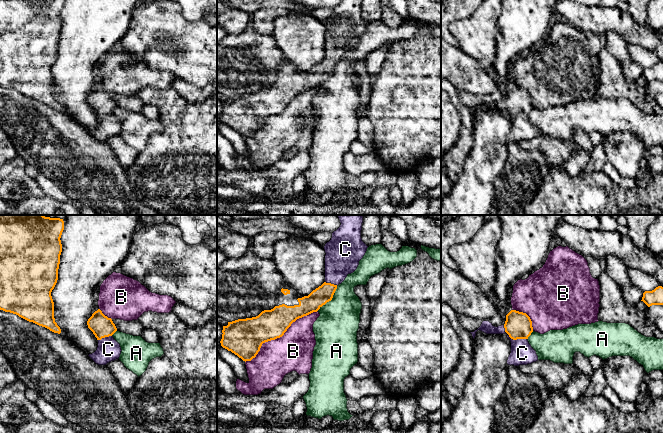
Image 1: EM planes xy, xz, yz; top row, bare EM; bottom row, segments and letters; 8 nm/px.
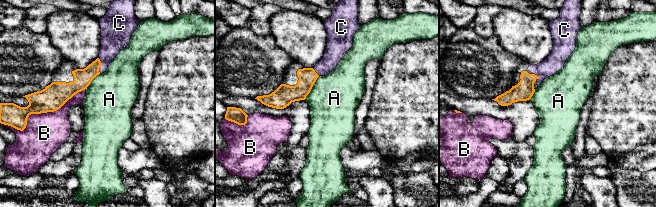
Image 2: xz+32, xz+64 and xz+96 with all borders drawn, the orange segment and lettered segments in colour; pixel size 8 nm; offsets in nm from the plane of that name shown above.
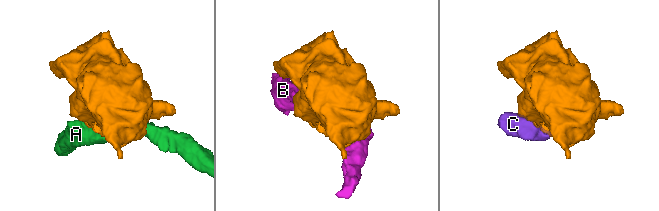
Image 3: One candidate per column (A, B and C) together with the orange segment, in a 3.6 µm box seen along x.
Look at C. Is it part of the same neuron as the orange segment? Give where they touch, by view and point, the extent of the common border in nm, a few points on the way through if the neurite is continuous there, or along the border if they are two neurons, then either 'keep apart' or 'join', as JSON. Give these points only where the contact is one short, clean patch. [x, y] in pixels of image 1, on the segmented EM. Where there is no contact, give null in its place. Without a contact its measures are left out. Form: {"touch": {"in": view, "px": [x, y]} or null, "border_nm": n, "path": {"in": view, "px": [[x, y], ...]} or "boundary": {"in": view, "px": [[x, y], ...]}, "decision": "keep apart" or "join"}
{"touch": {"in": "yz", "px": [517, 338]}, "border_nm": 160, "path": {"in": "yz", "px": [[518, 325], [517, 338], [522, 353]]}, "decision": "join"}

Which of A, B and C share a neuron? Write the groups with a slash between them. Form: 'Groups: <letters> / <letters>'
Groups: A / B / C

